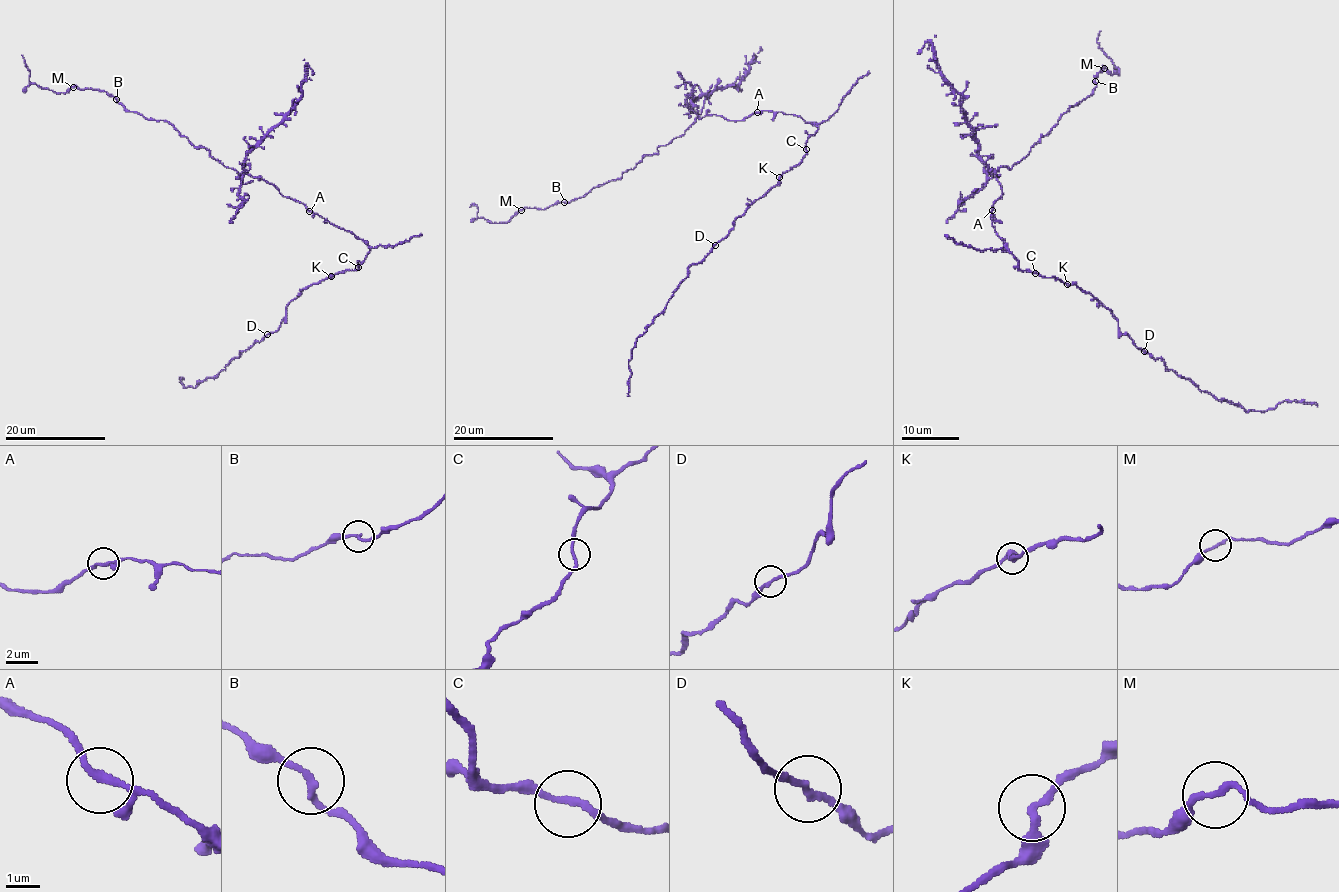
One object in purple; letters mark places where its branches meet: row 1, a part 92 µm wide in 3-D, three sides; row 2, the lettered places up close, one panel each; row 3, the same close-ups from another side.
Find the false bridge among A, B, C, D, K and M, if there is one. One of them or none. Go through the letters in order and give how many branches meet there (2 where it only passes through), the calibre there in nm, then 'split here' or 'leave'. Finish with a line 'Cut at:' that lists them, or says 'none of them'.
A: 2 branches meet; 200 nm thick; leave
B: 2 branches meet; 200 nm thick; leave
C: 2 branches meet; 190 nm thick; leave
D: 2 branches meet; 190 nm thick; split here
K: 2 branches meet; 200 nm thick; leave
M: 2 branches meet; 170 nm thick; leave
Cut at: D

